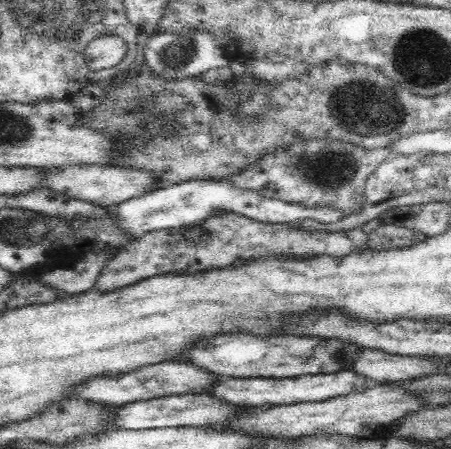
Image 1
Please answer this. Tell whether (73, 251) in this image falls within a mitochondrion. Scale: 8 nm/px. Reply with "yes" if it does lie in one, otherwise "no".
yes

